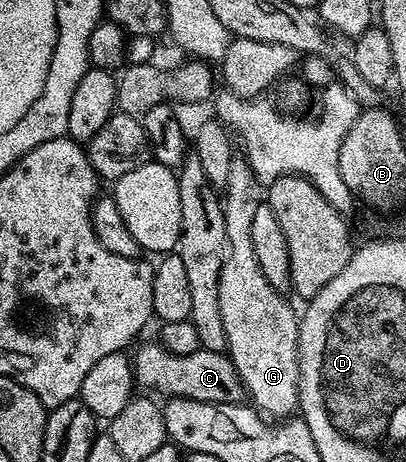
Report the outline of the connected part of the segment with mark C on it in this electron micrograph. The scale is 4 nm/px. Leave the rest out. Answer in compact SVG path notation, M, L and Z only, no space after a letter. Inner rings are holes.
M159 342L144 343L134 354L134 379L137 384L145 387L145 392L155 393L157 396L171 397L173 399L193 399L203 403L238 403L245 398L246 388L244 380L240 378L238 369L234 369L232 360L224 351L199 350L185 355L170 353Z

